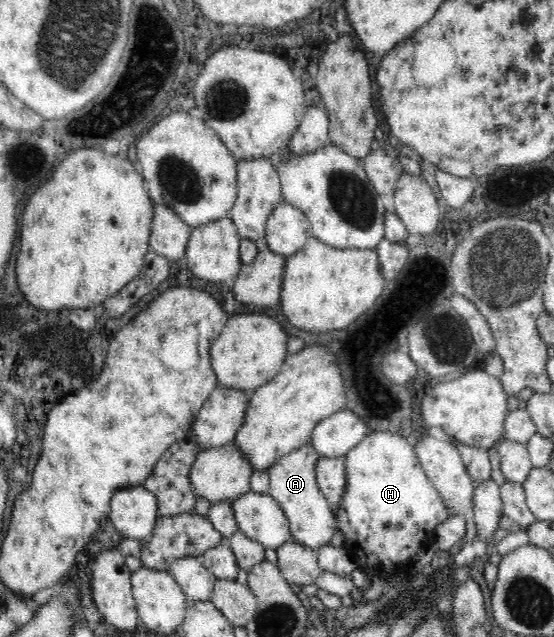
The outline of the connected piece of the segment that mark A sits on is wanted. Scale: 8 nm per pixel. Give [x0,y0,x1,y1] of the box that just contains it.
[266,444,337,550]

